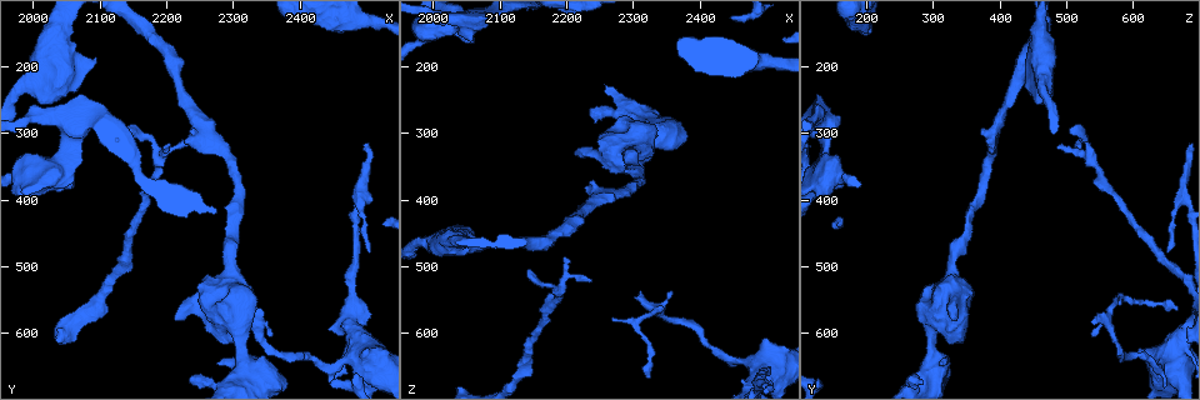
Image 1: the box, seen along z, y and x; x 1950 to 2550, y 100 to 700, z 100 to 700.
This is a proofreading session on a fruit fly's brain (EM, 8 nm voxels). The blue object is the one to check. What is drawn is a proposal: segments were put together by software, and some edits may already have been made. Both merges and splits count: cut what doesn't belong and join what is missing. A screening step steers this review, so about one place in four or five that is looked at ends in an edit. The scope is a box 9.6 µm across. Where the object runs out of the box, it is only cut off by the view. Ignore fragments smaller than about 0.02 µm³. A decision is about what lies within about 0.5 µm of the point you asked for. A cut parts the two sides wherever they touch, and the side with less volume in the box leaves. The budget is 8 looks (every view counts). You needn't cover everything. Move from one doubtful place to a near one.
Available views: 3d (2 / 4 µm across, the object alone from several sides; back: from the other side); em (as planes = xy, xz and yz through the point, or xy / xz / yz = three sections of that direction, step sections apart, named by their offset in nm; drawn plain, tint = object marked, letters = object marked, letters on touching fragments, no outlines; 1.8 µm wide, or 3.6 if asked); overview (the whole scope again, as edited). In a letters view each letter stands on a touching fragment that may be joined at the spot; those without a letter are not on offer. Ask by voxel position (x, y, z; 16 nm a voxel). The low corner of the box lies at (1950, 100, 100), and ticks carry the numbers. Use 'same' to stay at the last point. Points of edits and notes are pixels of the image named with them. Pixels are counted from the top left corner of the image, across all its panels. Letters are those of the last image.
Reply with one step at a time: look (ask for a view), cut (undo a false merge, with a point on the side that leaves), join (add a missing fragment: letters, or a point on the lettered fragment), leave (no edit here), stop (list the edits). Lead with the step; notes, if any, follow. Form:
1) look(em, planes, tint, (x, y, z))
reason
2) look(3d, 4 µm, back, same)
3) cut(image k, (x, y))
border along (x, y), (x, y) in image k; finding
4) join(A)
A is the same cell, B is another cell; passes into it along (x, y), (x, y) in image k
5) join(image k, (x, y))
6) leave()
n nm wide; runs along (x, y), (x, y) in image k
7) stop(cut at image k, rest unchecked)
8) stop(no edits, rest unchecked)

look(em, planes, plain, (2060, 220, 450))
free end

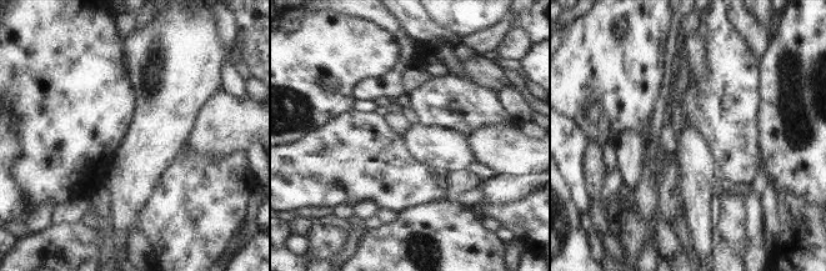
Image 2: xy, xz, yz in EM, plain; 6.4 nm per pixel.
look(em, planes, letters, same)
see the neighbours

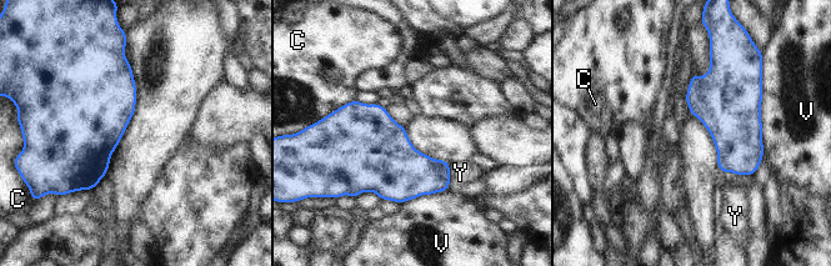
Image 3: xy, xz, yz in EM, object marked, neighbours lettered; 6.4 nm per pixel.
leave()
V touches over 480 nm; C, V and Y are other cells; none of them fits

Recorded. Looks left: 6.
look(3d, 2 µm, (2225, 310, 380))
branch stops here

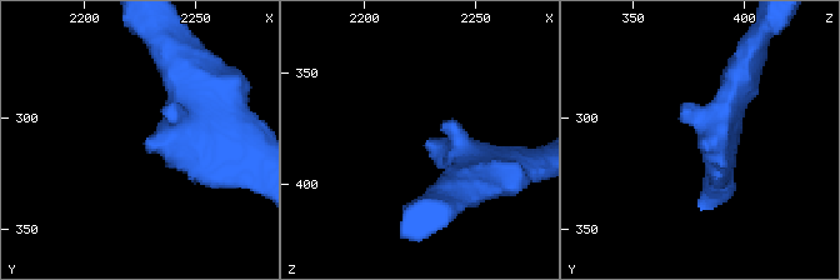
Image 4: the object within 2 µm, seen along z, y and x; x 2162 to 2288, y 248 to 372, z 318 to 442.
look(em, yz, step 4, tint, (2227, 311, 381))

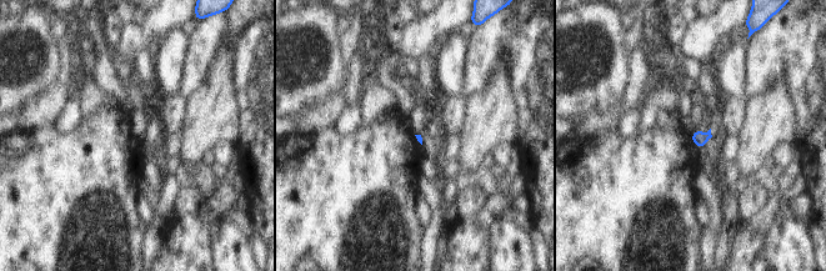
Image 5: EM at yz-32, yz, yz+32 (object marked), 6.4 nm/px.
look(em, planes, letters, same)

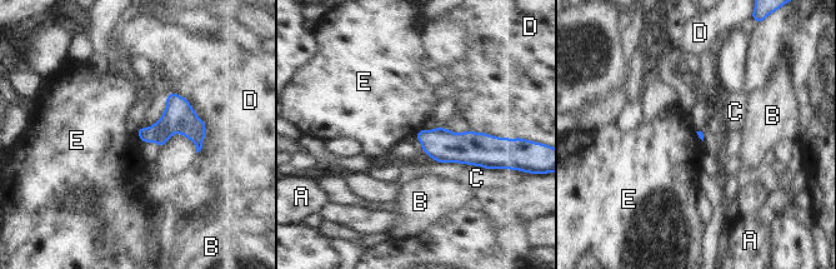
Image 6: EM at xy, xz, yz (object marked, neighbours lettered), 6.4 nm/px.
leave()
A, B, C, D and E are other cells; border along (135, 131), (143, 143) in image 6; none of them fits

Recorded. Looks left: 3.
look(em, xz, step 4, letters, (2145, 300, 505))

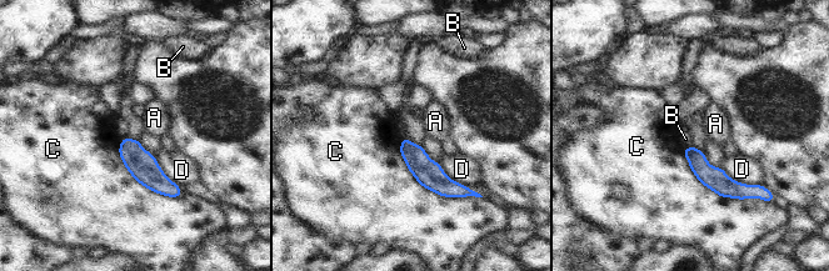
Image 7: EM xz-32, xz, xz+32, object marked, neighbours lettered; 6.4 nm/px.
leave()
A, B, C and D are other cells; border along (692, 145), (683, 147) in image 7; no lettered fragment goes on from it

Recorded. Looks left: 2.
stop(no edits, rest unchecked)

